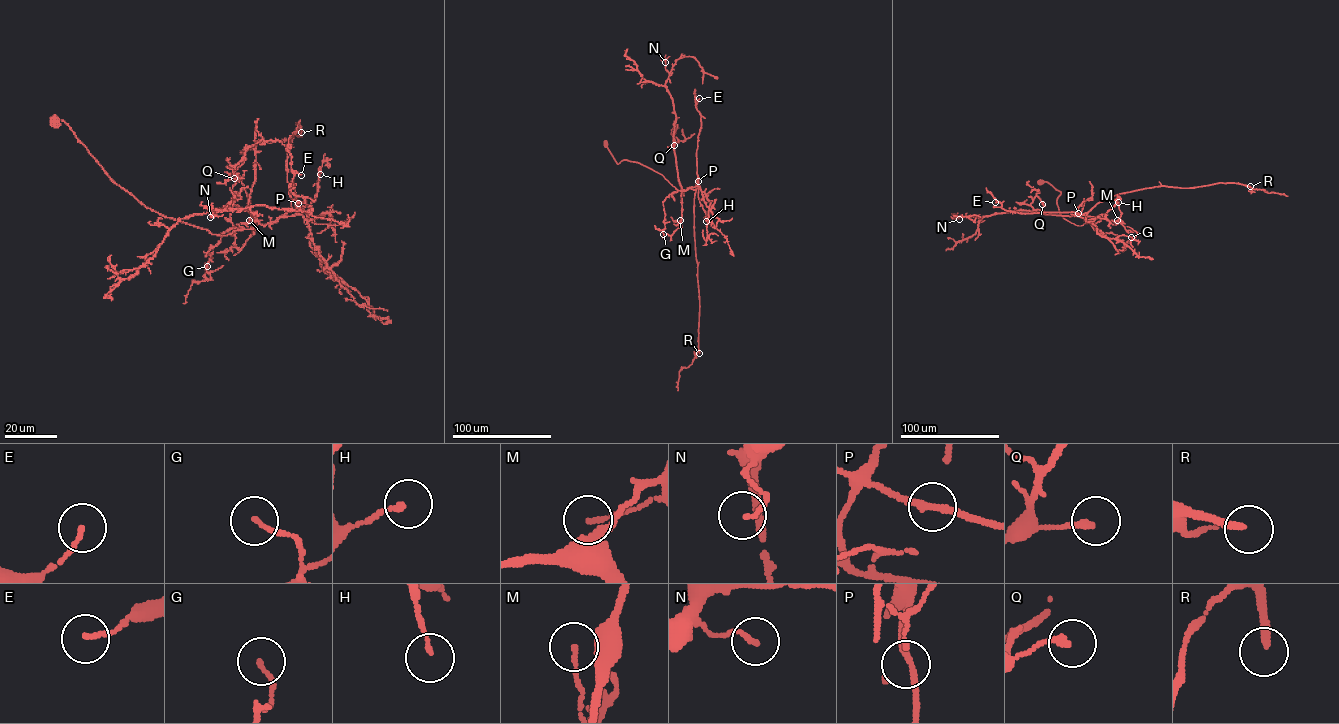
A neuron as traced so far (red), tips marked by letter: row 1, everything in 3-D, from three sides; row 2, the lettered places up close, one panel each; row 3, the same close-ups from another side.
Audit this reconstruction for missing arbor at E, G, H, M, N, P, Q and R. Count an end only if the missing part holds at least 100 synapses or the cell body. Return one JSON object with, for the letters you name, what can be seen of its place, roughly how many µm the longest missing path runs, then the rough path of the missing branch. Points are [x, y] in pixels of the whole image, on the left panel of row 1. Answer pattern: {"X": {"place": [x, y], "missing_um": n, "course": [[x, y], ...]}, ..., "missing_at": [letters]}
{"R": {"place": [301, 132], "missing_um": 110, "course": [[301, 132], [326, 138], [320, 126], [320, 108], [324, 106], [315, 117], [319, 122]]}, "missing_at": ["R"]}

